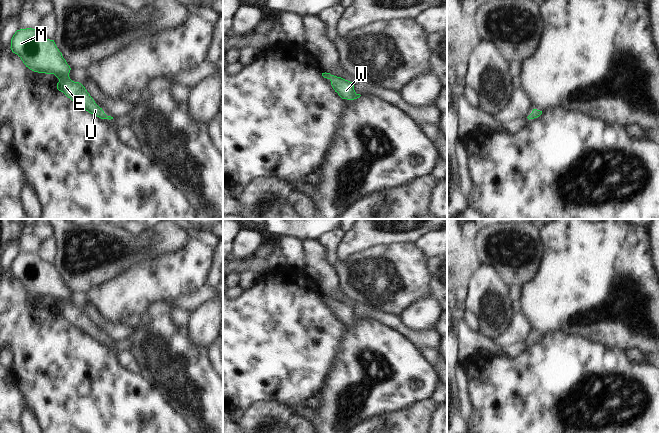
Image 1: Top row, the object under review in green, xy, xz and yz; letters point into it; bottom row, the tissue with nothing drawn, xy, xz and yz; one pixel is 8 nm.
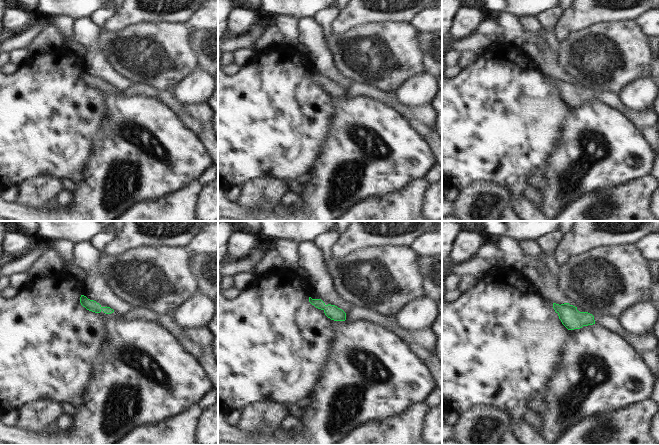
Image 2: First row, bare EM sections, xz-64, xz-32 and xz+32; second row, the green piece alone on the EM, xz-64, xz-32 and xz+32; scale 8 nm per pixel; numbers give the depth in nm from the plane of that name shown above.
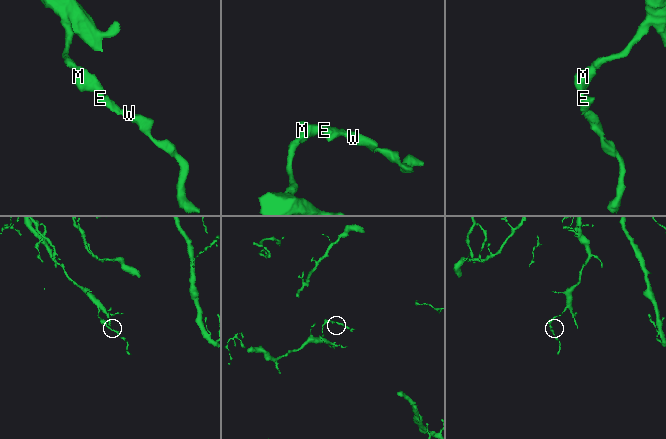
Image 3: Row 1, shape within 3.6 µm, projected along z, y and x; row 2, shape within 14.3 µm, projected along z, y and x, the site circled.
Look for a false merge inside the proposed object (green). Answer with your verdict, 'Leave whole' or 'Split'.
Leave whole

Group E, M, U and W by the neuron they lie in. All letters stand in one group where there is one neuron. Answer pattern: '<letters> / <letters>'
E M U W

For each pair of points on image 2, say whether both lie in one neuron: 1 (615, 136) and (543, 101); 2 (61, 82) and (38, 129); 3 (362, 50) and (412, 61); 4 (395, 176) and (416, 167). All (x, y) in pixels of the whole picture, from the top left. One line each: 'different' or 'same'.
1: different
2: same
3: same
4: same

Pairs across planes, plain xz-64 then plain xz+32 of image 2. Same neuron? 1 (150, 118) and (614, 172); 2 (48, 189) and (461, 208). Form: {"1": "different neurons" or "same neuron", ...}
{"1": "same neuron", "2": "same neuron"}

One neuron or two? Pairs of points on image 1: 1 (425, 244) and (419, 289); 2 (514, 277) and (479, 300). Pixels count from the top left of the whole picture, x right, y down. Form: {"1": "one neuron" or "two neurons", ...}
{"1": "two neurons", "2": "two neurons"}

